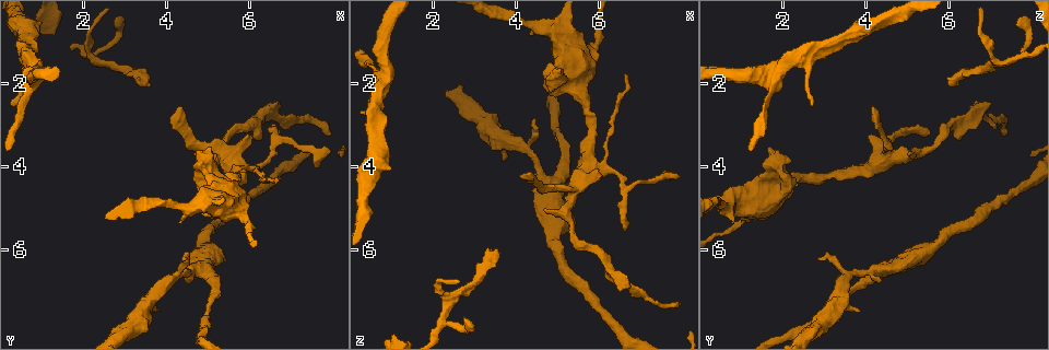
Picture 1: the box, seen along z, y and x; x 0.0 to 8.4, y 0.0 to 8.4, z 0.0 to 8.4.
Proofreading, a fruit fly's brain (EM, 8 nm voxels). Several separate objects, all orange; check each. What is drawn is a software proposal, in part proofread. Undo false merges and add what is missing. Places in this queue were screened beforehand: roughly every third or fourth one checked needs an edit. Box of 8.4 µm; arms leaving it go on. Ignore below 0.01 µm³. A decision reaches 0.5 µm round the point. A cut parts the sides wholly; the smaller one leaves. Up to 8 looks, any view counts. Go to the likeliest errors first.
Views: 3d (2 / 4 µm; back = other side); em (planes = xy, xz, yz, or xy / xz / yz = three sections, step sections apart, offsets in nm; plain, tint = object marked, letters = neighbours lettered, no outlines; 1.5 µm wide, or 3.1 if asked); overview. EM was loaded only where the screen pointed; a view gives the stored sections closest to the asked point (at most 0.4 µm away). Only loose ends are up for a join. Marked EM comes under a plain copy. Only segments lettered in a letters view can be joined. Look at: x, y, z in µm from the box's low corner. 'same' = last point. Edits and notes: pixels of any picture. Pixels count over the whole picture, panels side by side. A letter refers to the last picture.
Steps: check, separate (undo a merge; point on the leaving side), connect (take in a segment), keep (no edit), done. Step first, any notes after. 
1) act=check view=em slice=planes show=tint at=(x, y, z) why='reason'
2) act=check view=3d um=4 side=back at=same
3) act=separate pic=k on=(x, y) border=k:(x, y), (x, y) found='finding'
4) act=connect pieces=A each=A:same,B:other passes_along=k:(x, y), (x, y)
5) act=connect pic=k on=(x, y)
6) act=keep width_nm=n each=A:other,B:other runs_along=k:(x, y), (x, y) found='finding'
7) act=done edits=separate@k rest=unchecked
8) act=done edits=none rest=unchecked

act=check view=em slice=yz step=4 show=letters at=(4.50, 6.50, 4.85) why='stops while still wide'

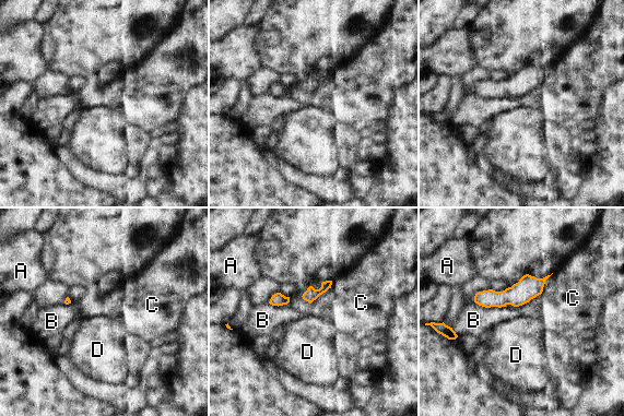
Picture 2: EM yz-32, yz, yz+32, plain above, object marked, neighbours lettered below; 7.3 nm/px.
act=check view=em slice=planes show=letters at=same why='cut it another way'

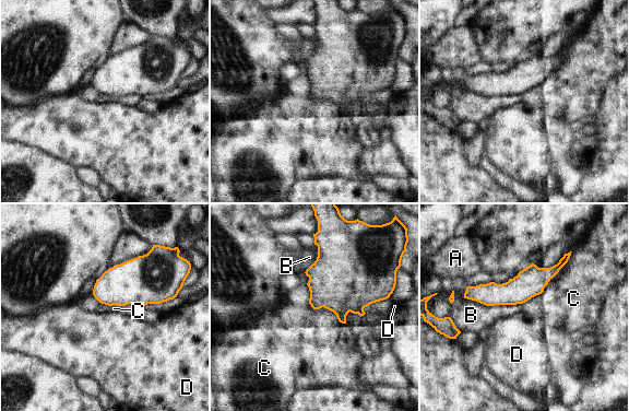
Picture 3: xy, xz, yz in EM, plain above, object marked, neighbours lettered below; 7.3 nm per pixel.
act=keep each=A:other,B:other,C:other,D:other border=3:(572, 251), (544, 290), (521, 304) found='none of them fits'

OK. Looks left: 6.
act=check view=em slice=xy step=8 show=letters at=(4.70, 3.75, 5.05) why='branch stops here'

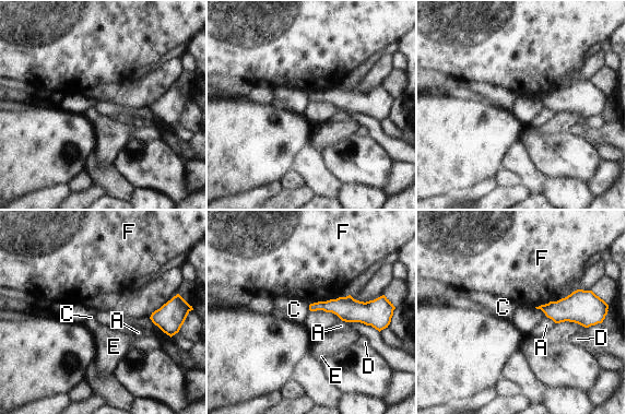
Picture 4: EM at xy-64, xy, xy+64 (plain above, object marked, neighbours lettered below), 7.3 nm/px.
act=keep each=A:other,C:other,D:other,E:other,F:other border=4:(310, 304), (308, 309) found='none of them fits'

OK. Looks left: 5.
act=check view=em slice=planes show=letters at=(6.55, 3.15, 5.55) why='an open end'

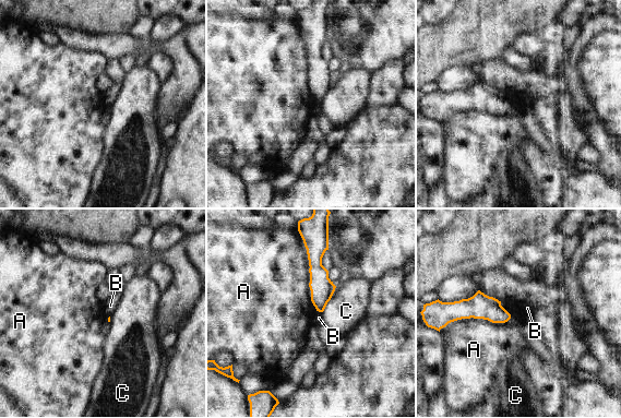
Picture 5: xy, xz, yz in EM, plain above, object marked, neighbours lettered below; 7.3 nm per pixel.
act=keep longest_contact=A:500nm each=A:other,B:other,C:other border=5:(511, 314), (445, 325) found='none of them fits'

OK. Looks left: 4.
act=done edits=none rest=unchecked

